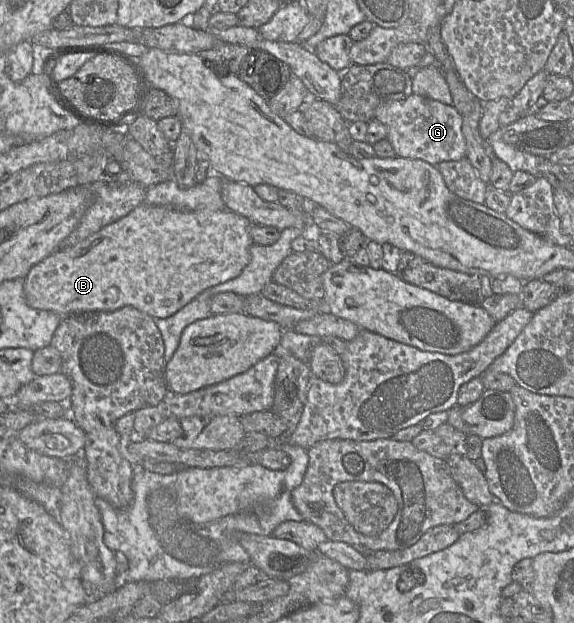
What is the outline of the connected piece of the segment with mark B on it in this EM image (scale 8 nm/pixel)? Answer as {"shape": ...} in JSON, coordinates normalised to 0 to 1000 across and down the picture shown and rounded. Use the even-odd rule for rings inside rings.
{"shape":[[[251,326],[232,335],[218,348],[181,364],[152,384],[122,396],[103,398],[91,409],[59,425],[44,446],[44,480],[52,493],[94,501],[108,510],[148,499],[195,501],[228,491],[268,512],[287,512],[308,502],[359,464],[392,454],[420,440],[436,419],[434,401],[441,392],[436,379],[439,361],[434,352],[397,335],[317,339]]]}

